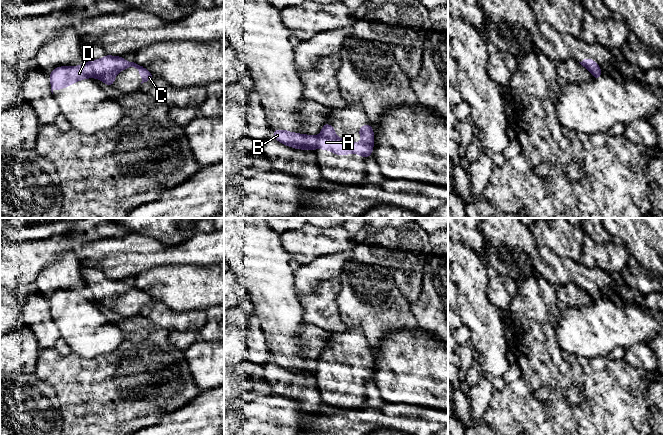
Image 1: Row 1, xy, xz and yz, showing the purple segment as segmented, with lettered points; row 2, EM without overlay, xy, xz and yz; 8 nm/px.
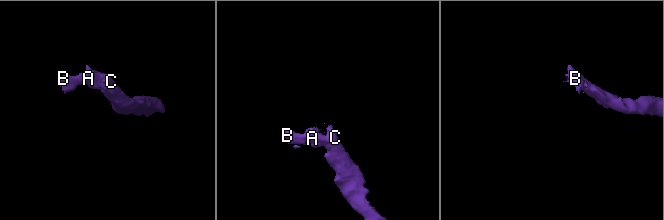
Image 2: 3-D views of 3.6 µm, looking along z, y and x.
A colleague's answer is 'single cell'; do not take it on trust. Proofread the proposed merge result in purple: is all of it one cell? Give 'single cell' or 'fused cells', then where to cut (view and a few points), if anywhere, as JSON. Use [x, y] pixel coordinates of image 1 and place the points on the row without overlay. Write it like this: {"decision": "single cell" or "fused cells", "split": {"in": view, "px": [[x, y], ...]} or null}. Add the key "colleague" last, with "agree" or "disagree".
{"decision": "fused cells", "split": {"in": "xy", "px": [[87, 286], [95, 301]]}, "colleague": "disagree"}

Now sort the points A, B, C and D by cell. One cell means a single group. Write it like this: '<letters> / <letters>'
A C / B D

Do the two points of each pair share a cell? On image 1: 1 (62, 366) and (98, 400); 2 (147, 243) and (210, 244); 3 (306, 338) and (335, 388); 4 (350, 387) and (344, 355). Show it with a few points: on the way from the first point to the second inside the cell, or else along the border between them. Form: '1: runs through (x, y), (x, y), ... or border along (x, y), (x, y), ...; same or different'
1: runs through (71, 375), (89, 391); same
2: runs through (161, 253), (194, 251); same
3: border along (327, 345), (322, 349), (321, 355), (316, 360); different
4: runs through (350, 379), (350, 363); same

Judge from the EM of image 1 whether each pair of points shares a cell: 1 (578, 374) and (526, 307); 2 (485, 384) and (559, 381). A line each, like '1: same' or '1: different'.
1: same
2: different

